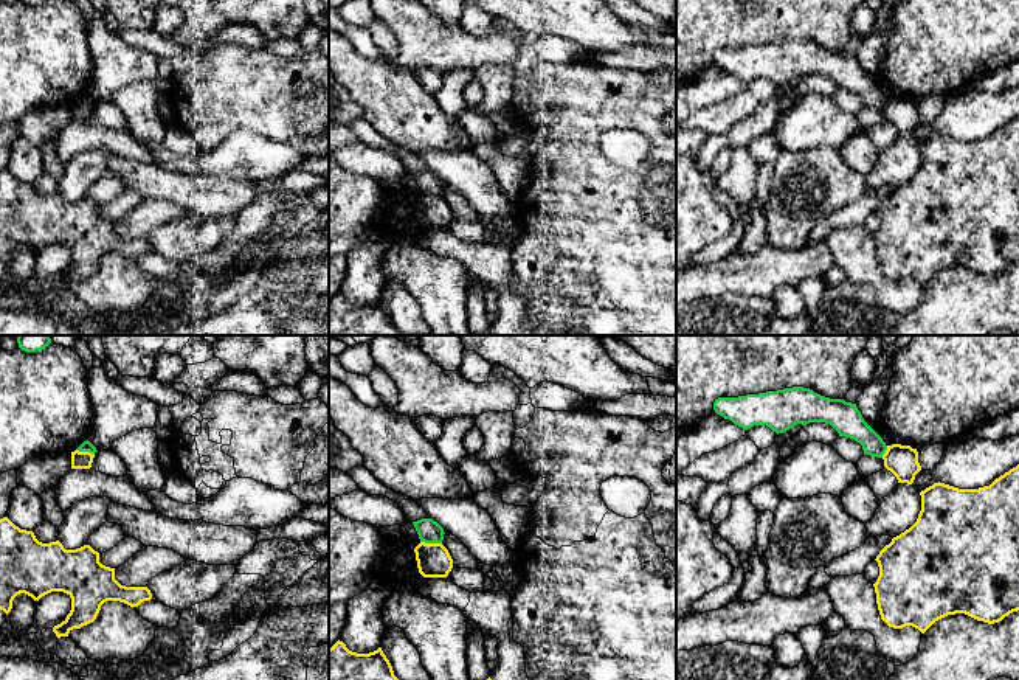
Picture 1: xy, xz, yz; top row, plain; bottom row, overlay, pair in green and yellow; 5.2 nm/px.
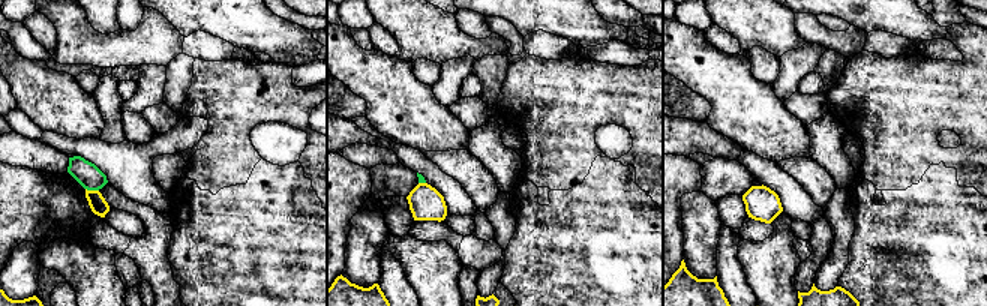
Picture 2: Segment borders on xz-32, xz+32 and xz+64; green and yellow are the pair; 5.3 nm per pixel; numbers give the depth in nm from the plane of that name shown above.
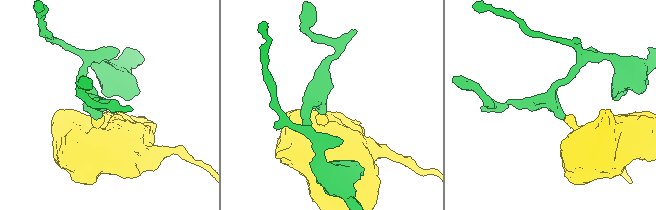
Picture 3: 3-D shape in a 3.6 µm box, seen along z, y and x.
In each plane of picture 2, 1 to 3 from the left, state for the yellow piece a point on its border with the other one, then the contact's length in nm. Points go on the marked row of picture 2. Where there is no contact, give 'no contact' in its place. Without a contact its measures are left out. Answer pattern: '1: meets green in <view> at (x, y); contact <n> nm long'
1: meets green in xz-32 at (92, 189); contact 70 nm long
2: meets green in xz+32 at (422, 182); contact 40 nm long
3: no contact

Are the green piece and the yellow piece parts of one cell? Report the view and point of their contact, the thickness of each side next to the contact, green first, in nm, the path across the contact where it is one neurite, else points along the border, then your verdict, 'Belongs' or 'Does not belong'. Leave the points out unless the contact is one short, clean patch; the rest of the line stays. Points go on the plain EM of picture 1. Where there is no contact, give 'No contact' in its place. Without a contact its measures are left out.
Touches green at xz (431, 194). Thickness 120 nm (green) against 180 nm. Boundary: xz (421, 193), (441, 196). Does not belong

